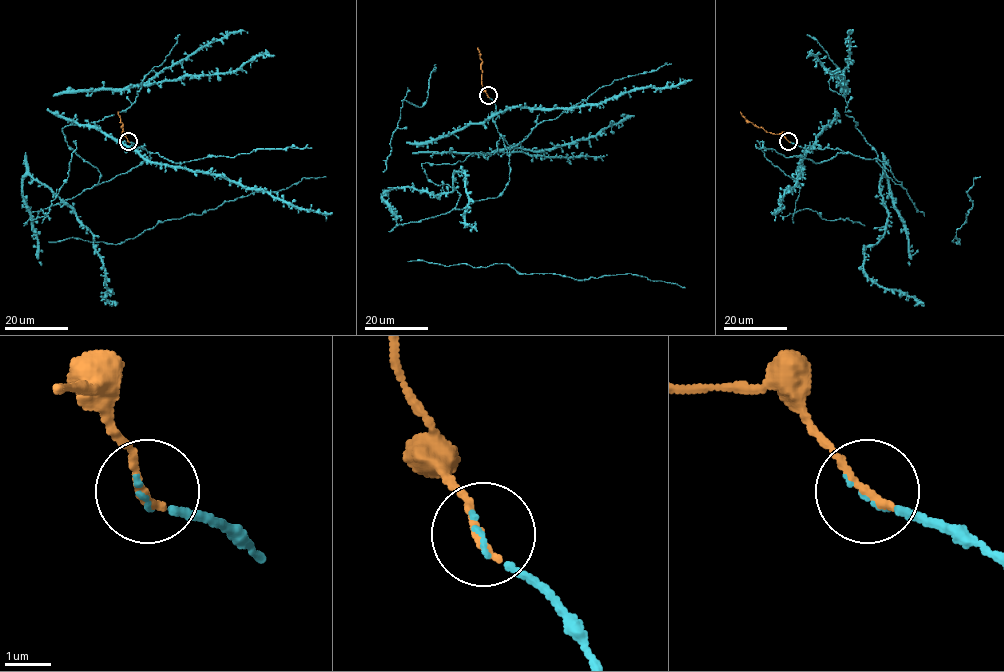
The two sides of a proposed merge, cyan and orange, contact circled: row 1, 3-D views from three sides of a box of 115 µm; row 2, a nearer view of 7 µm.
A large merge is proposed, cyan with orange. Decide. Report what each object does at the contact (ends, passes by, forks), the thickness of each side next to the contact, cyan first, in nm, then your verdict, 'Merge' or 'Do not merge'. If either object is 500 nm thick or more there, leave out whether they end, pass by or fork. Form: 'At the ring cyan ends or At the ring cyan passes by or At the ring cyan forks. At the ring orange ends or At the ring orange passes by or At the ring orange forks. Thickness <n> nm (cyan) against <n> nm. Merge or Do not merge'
At the ring cyan ends. At the ring orange ends. Thickness 70 nm (cyan) against 220 nm. Merge

